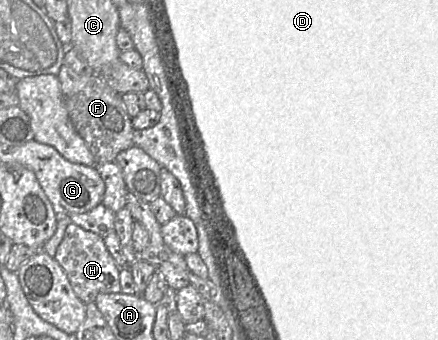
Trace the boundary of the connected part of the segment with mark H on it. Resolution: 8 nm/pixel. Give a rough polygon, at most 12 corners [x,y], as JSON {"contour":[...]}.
{"contour":[[71,223],[54,256],[85,304],[120,293],[103,237]]}

